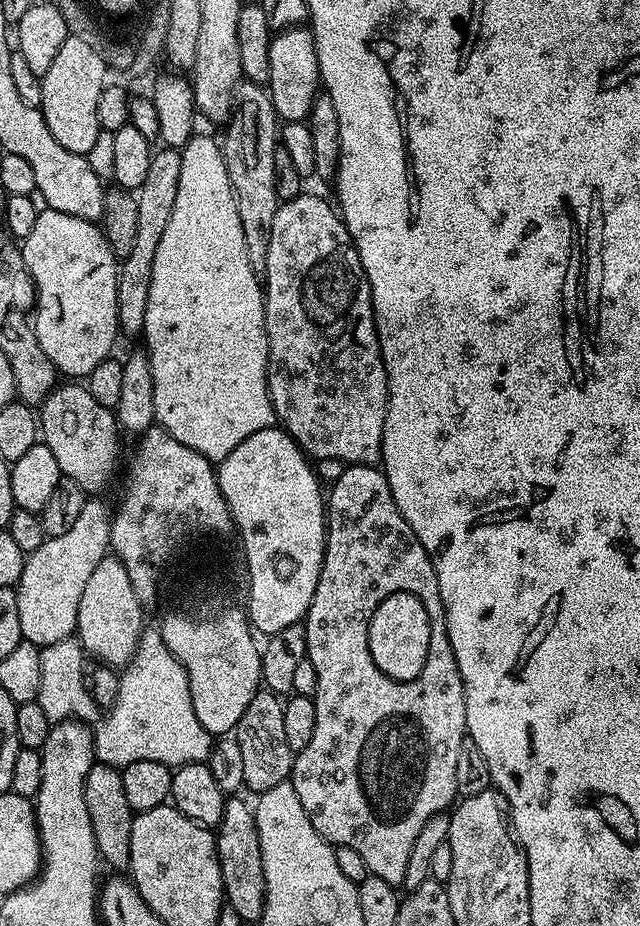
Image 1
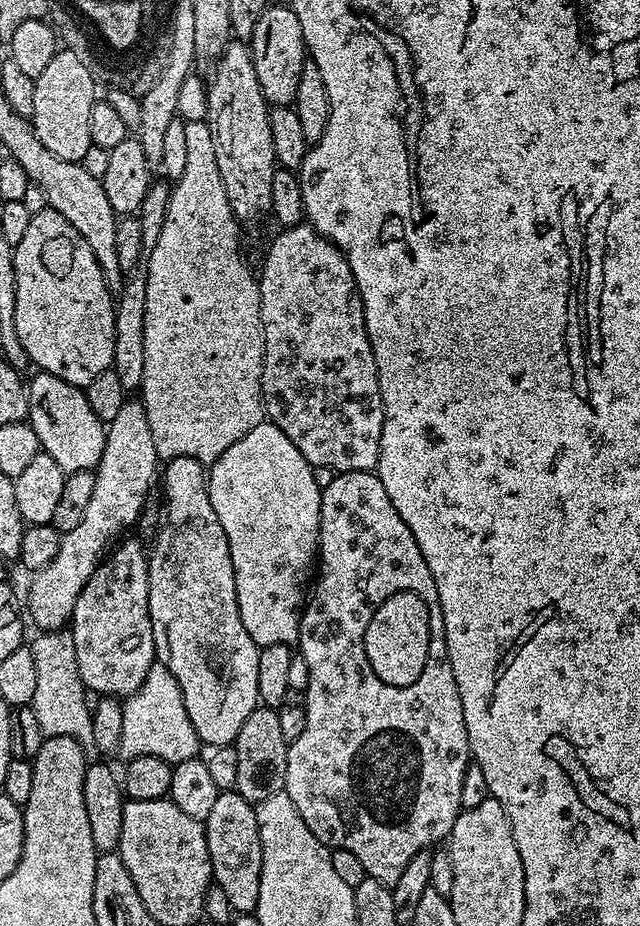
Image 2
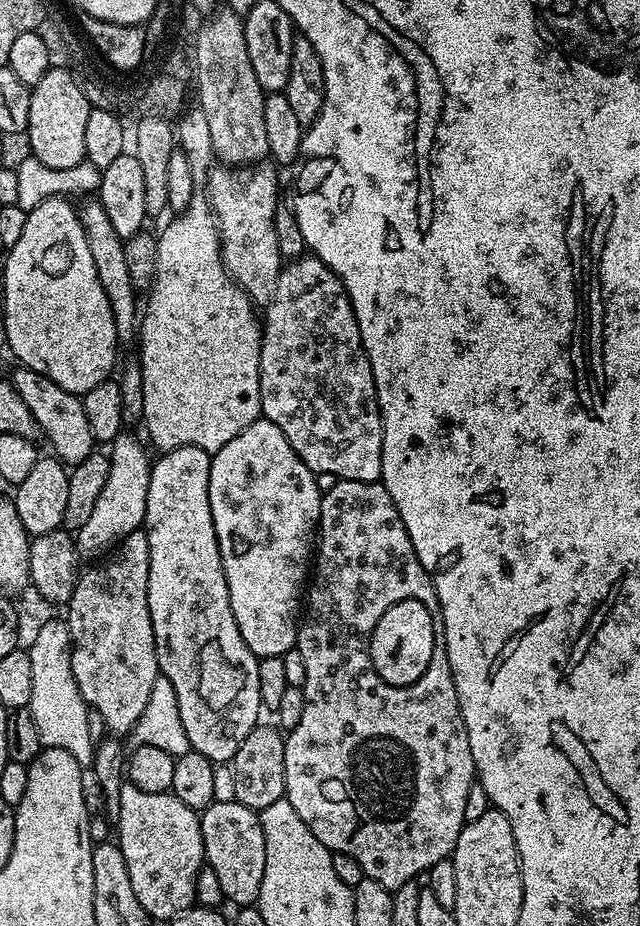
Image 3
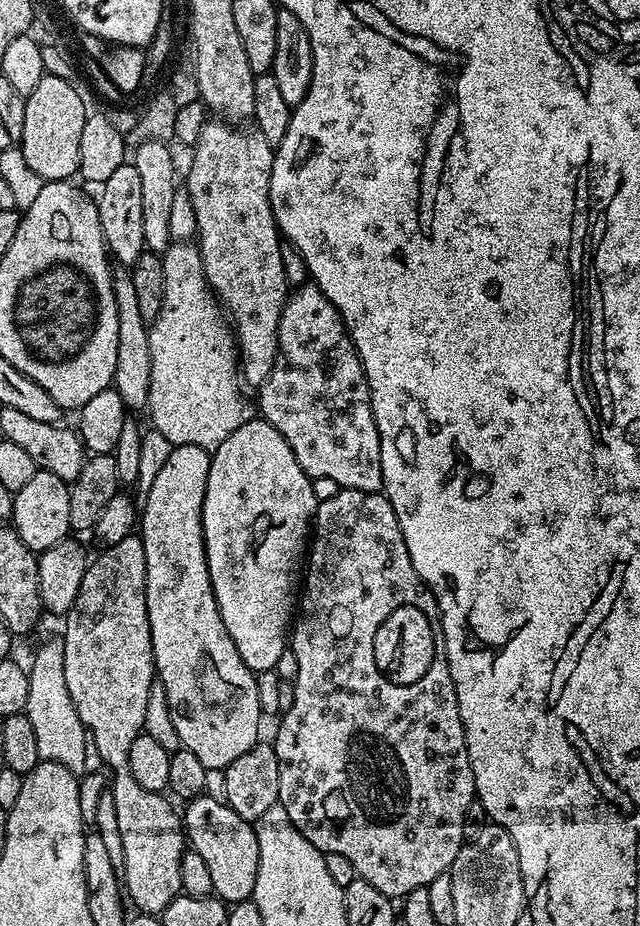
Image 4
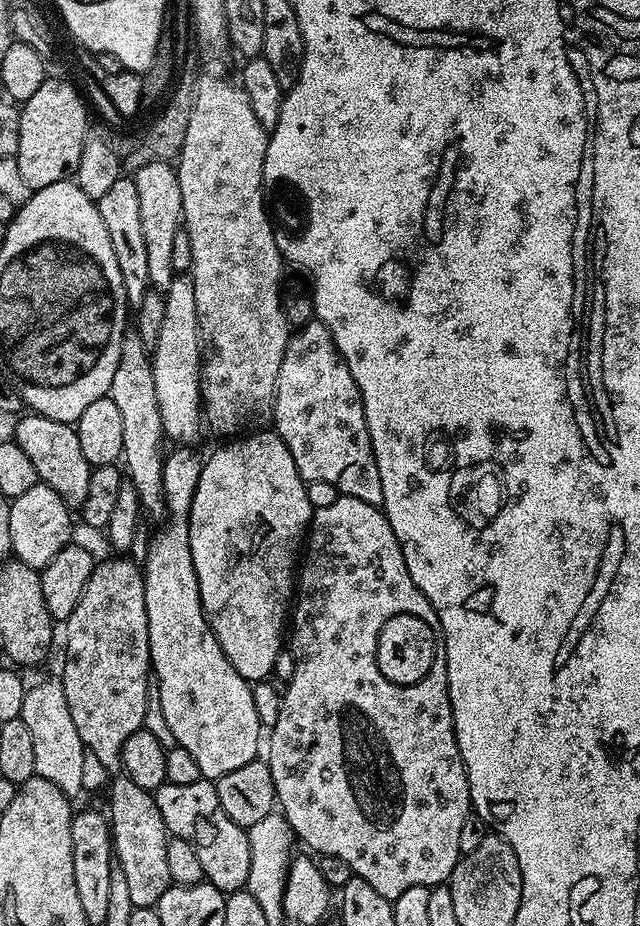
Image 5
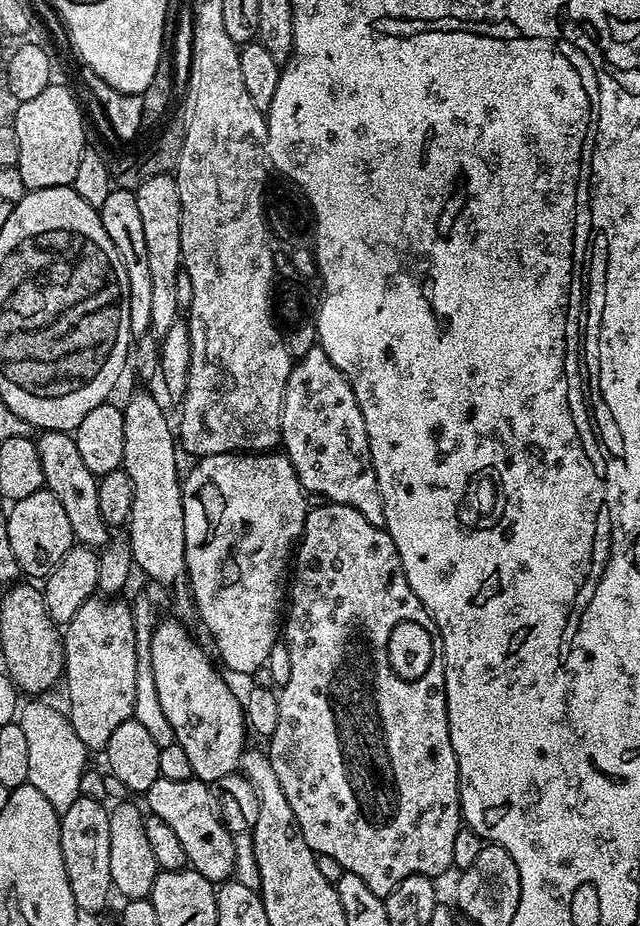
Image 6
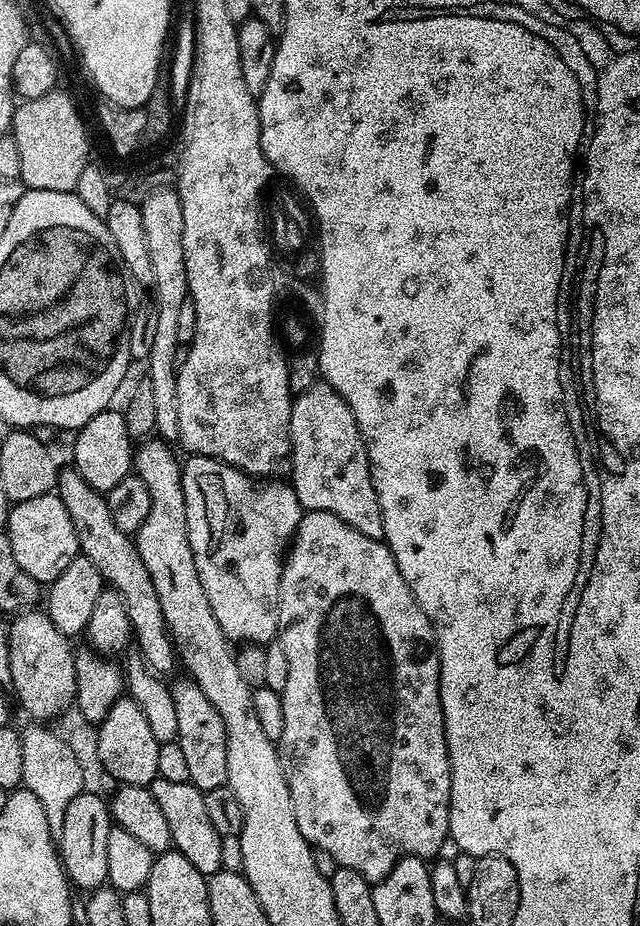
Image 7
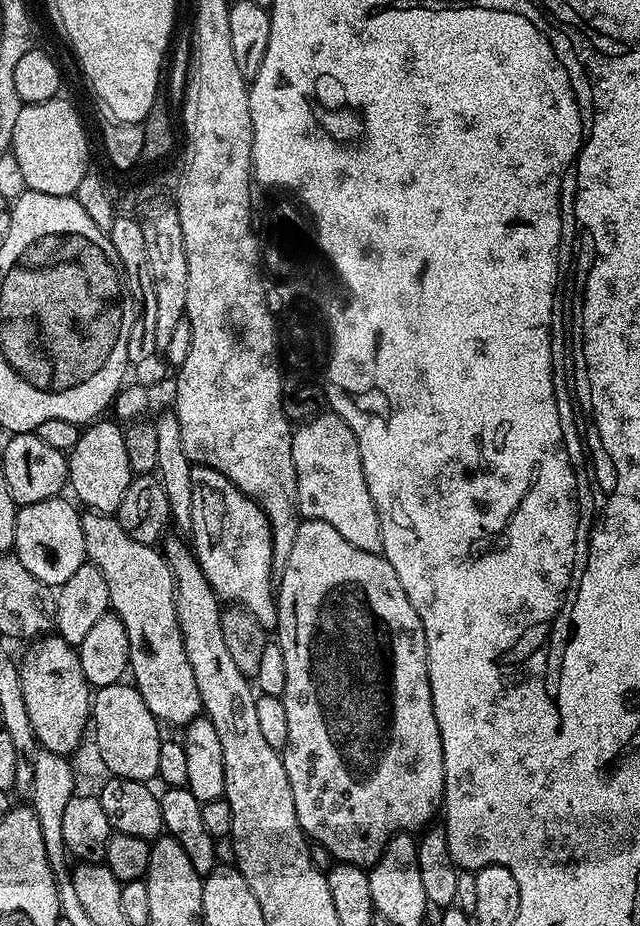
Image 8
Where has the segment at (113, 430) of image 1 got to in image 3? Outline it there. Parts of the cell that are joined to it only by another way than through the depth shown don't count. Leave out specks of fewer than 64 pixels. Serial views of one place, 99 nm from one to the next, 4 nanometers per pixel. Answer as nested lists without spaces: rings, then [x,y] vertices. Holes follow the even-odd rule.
[[[16,366],[12,376],[10,375],[10,383],[14,386],[14,390],[18,390],[22,402],[30,406],[30,414],[34,414],[43,439],[45,441],[48,439],[52,443],[51,451],[65,465],[71,466],[82,462],[94,451],[90,422],[86,422],[86,410],[81,397],[75,396],[73,392],[62,390],[62,386],[50,382],[42,374],[23,366]]]

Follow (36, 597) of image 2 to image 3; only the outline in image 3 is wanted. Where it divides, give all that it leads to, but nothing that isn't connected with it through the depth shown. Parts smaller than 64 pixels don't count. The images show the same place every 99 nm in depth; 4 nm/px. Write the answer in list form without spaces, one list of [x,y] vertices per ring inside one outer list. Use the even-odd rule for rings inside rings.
[[[121,434],[112,441],[107,453],[110,474],[106,478],[106,486],[102,486],[102,494],[98,494],[98,503],[94,505],[86,526],[82,526],[74,536],[77,553],[83,559],[85,556],[88,562],[107,556],[130,533],[141,531],[146,514],[146,490],[150,490],[152,473],[149,449],[145,448],[127,434]]]

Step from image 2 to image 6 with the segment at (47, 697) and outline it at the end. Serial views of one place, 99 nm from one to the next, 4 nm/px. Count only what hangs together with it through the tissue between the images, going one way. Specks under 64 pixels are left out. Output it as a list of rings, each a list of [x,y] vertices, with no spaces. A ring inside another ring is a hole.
[[[44,698],[29,700],[32,701],[29,704],[27,701],[18,713],[18,723],[26,733],[26,763],[30,766],[28,783],[34,786],[34,790],[45,795],[50,801],[50,806],[54,806],[54,810],[62,814],[66,810],[70,810],[70,806],[74,806],[74,802],[82,794],[80,783],[84,780],[84,763],[87,762],[90,752],[85,748],[82,738],[78,738],[78,734],[74,734],[74,726],[68,721],[68,717],[63,711],[59,712],[54,705],[47,704],[44,701],[47,699]]]

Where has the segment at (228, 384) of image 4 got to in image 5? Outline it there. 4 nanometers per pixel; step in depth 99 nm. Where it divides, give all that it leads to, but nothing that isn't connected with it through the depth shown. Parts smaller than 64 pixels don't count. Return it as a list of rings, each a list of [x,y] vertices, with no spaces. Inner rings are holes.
[[[180,274],[163,293],[166,314],[158,342],[151,349],[154,370],[154,391],[158,394],[158,414],[162,418],[165,437],[169,441],[188,446],[202,432],[202,405],[200,402],[200,335],[194,310],[194,286],[187,275]]]

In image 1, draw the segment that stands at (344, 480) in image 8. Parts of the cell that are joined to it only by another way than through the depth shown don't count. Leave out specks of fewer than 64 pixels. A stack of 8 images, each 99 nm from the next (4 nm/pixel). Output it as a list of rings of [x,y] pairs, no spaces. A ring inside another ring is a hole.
[[[304,190],[292,200],[283,201],[274,214],[274,226],[270,230],[270,250],[266,250],[266,274],[263,277],[266,281],[264,325],[268,335],[268,393],[276,411],[279,427],[283,428],[309,457],[317,461],[343,460],[348,466],[353,464],[376,466],[381,463],[380,443],[388,413],[388,375],[380,357],[380,343],[376,333],[370,282],[366,278],[366,270],[362,270],[358,250],[354,246],[352,235],[346,230],[344,221],[340,219],[339,211],[331,203],[329,204],[322,197],[311,196],[308,190]]]

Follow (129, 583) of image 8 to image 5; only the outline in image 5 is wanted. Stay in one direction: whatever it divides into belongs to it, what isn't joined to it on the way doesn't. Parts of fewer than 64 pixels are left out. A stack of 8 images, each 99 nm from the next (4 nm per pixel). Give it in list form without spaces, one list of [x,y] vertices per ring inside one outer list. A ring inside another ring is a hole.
[[[35,414],[21,415],[16,424],[14,439],[18,446],[30,458],[34,465],[36,479],[41,484],[48,484],[68,504],[69,509],[79,509],[86,498],[86,489],[90,484],[93,465],[86,462],[86,454],[82,454],[82,446],[78,443],[75,427],[66,422],[58,422],[54,418]]]

